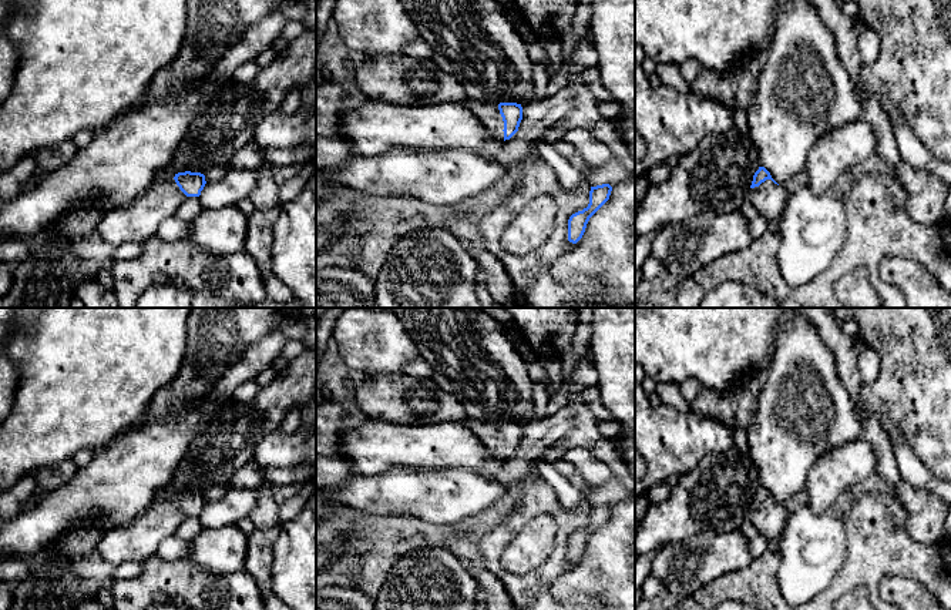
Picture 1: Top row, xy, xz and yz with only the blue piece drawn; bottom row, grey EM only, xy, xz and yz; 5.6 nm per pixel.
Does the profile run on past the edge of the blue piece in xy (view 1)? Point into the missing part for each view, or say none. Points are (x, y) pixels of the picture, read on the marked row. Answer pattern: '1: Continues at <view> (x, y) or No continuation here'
1: Continues at xy (137, 223)

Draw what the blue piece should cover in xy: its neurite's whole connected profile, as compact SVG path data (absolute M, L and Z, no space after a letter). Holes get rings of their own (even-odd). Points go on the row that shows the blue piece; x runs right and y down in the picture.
M191 171L155 181L145 195L128 207L108 211L95 232L114 248L127 242L144 242L155 237L159 224L174 217L188 197L199 197L205 184L204 174Z

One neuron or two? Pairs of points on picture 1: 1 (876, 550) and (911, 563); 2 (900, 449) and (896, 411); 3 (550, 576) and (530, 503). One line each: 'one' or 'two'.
1: one
2: two
3: one

